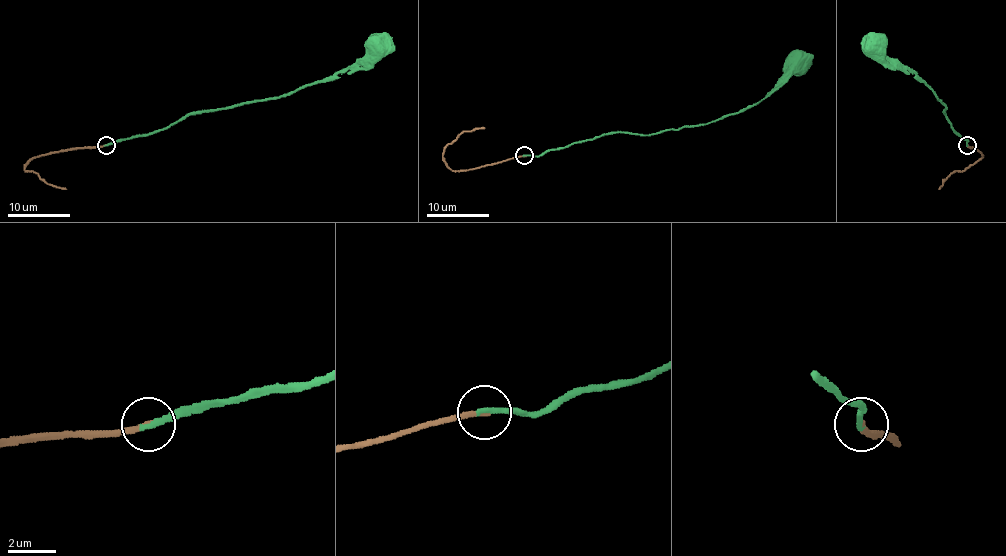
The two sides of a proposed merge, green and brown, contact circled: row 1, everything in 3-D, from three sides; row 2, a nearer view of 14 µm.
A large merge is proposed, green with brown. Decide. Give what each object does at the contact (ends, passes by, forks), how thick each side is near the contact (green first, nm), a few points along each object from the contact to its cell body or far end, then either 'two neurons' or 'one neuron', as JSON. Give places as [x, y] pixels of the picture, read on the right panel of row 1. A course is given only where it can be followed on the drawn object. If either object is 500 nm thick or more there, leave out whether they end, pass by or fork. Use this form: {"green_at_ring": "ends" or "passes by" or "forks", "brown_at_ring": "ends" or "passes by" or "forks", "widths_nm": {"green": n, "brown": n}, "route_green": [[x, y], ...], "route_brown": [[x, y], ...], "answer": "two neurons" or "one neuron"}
{"green_at_ring": "ends", "brown_at_ring": "ends", "widths_nm": {"green": 260, "brown": 200}, "route_green": [[967, 144], [944, 115], [946, 107], [941, 101], [915, 73], [881, 51], [871, 50], [865, 43], [871, 40]], "route_brown": [[967, 144], [977, 149], [981, 157], [955, 171], [938, 189]], "answer": "one neuron"}

